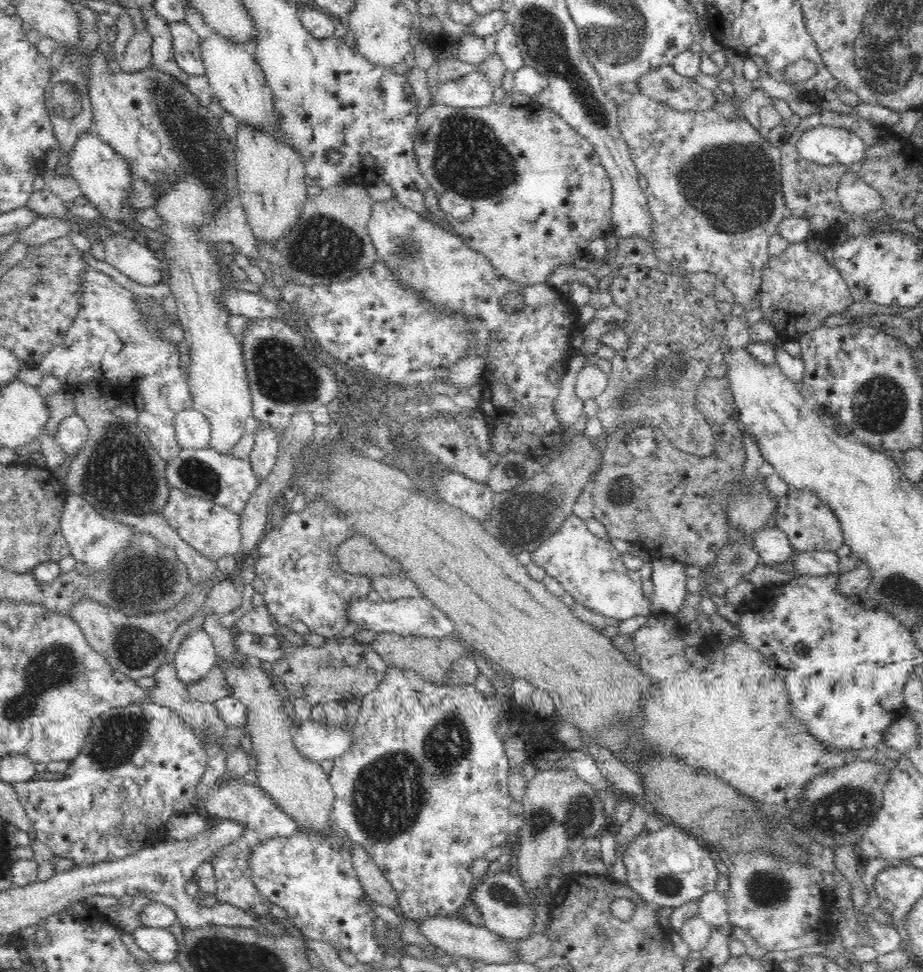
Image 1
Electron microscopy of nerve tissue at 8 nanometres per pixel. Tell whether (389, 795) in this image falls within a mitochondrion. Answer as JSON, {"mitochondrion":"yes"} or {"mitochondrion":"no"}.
{"mitochondrion":"yes"}

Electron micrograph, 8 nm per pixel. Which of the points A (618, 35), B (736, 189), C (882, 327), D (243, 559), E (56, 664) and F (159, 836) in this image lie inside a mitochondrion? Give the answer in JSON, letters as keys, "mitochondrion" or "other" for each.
{"A":"mitochondrion","B":"mitochondrion","C":"other","D":"other","E":"mitochondrion","F":"other"}

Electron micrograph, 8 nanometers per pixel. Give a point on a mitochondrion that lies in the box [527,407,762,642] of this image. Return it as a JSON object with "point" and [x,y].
{"point":[621,492]}

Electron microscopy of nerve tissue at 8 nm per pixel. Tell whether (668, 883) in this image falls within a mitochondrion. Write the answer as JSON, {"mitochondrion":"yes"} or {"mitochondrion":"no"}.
{"mitochondrion":"yes"}

